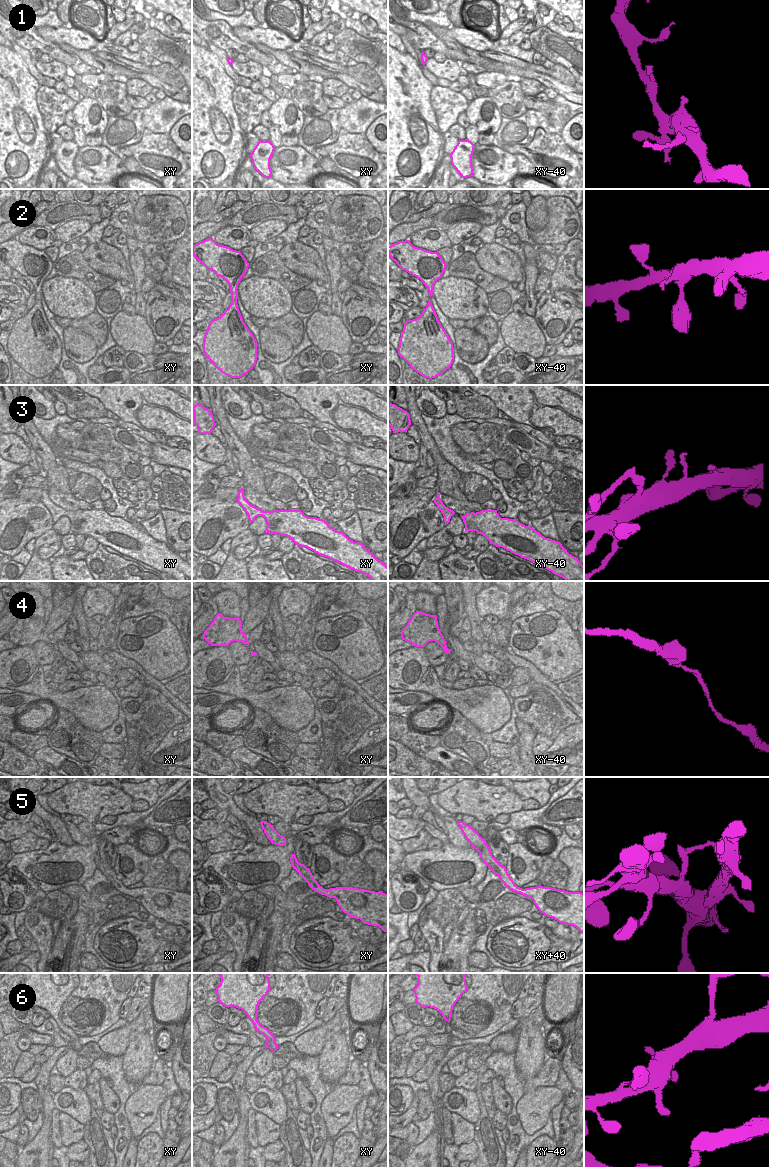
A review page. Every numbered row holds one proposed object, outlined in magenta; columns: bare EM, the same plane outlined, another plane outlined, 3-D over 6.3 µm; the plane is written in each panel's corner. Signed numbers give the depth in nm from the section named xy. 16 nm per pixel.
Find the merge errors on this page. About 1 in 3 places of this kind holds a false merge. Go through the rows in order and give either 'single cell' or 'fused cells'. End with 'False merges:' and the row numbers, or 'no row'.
1: single cell
2: single cell
3: single cell
4: single cell
5: fused cells
6: single cell
False merges: 5

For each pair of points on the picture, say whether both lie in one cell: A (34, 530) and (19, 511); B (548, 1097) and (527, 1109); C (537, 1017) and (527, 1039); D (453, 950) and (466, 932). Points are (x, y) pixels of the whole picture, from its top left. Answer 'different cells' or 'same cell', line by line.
A: same cell
B: same cell
C: different cells
D: same cell

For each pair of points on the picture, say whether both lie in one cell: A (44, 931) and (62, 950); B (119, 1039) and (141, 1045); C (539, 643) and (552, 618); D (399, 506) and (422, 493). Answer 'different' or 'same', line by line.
A: different
B: different
C: same
D: different

